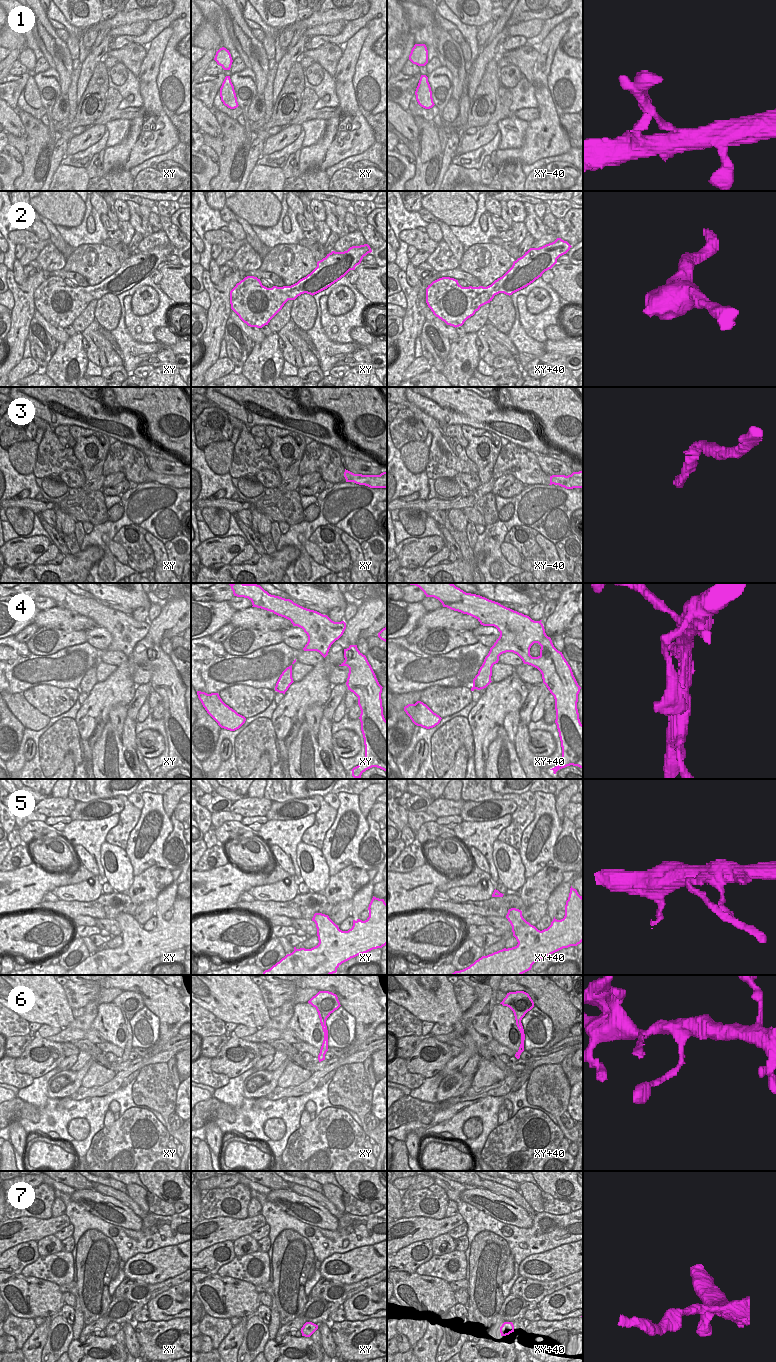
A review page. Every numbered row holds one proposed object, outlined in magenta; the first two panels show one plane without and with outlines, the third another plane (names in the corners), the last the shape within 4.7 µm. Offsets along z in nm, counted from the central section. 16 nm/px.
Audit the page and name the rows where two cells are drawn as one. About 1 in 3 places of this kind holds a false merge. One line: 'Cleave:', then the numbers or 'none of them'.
Cleave: 3, 5, 7

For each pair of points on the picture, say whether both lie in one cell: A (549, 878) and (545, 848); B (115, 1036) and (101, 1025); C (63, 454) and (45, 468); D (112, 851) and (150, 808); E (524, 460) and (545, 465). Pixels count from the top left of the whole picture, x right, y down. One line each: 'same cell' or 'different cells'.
A: different cells
B: same cell
C: same cell
D: different cells
E: different cells

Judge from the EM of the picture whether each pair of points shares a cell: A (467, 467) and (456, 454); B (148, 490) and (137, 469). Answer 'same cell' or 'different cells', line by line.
A: same cell
B: different cells

